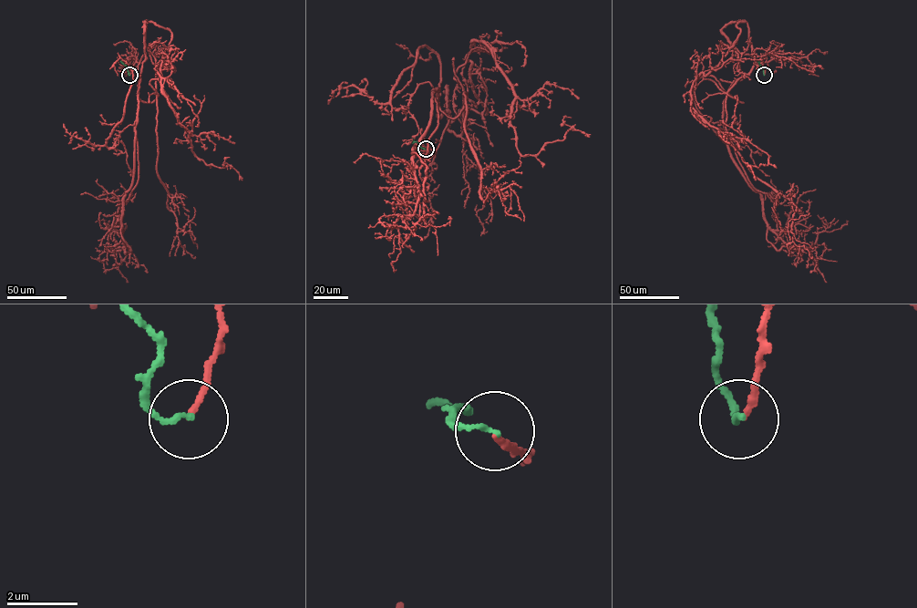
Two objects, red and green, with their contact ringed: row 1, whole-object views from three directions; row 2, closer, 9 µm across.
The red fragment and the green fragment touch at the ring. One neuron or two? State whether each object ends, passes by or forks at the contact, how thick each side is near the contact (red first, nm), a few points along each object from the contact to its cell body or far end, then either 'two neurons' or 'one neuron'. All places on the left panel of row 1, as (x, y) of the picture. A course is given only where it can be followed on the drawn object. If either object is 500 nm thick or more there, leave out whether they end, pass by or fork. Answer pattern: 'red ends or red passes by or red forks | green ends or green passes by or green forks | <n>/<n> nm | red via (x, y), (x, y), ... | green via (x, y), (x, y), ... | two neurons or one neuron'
red ends | green ends | 150/140 nm | red via (129, 75), (146, 53), (139, 97), (158, 97), (158, 73), (192, 151), (242, 180) | green via (129, 75), (120, 61) | one neuron

